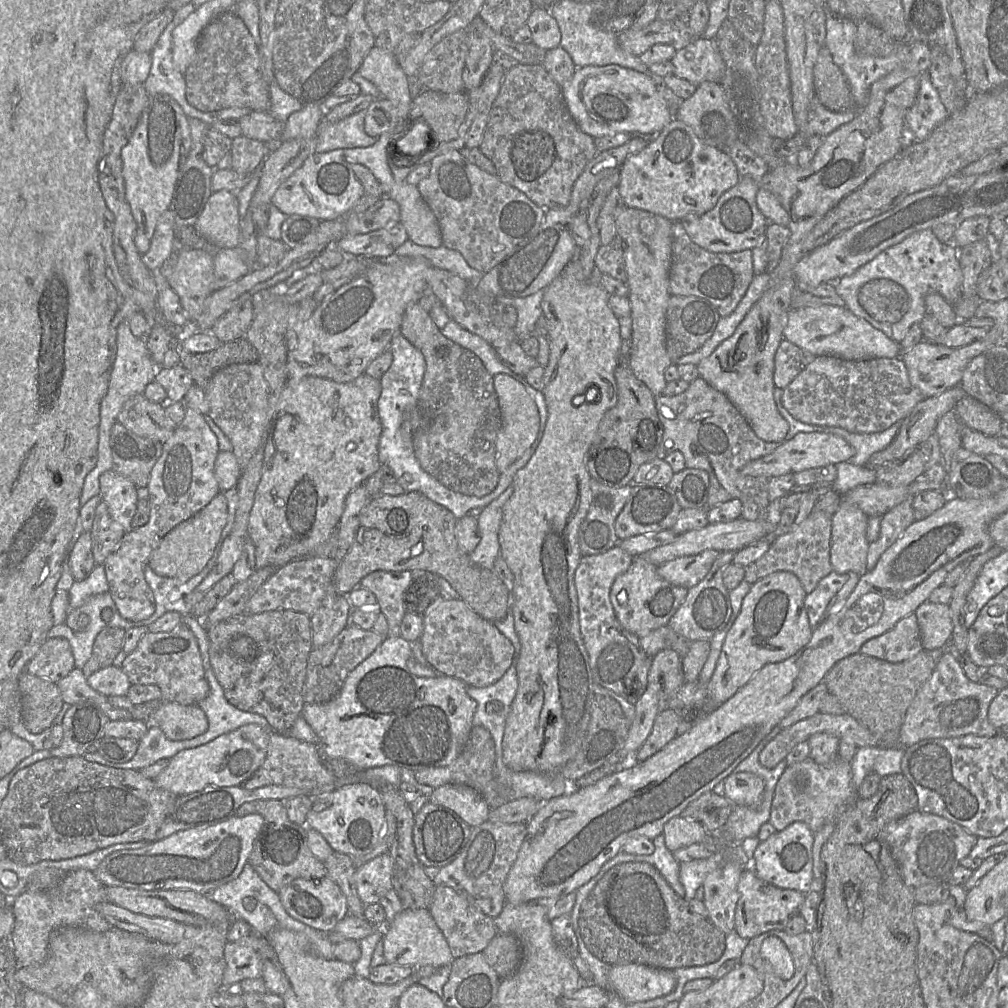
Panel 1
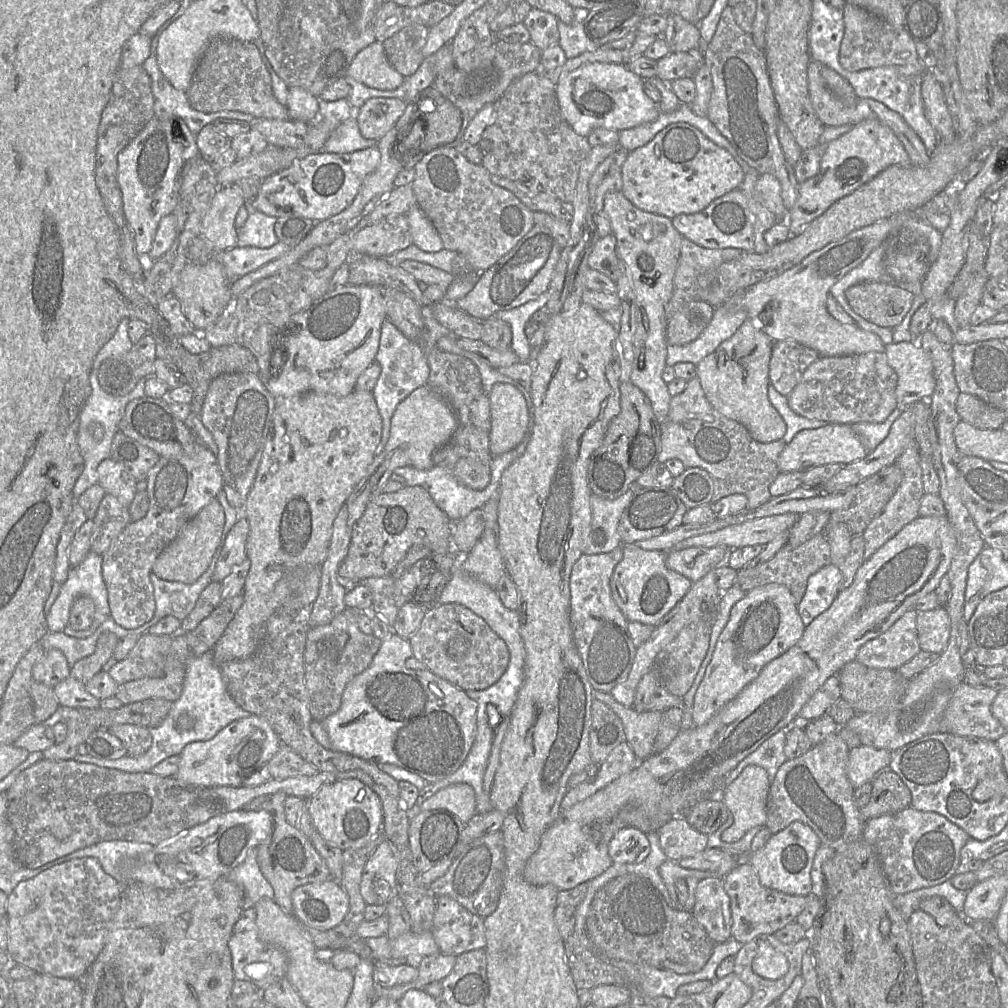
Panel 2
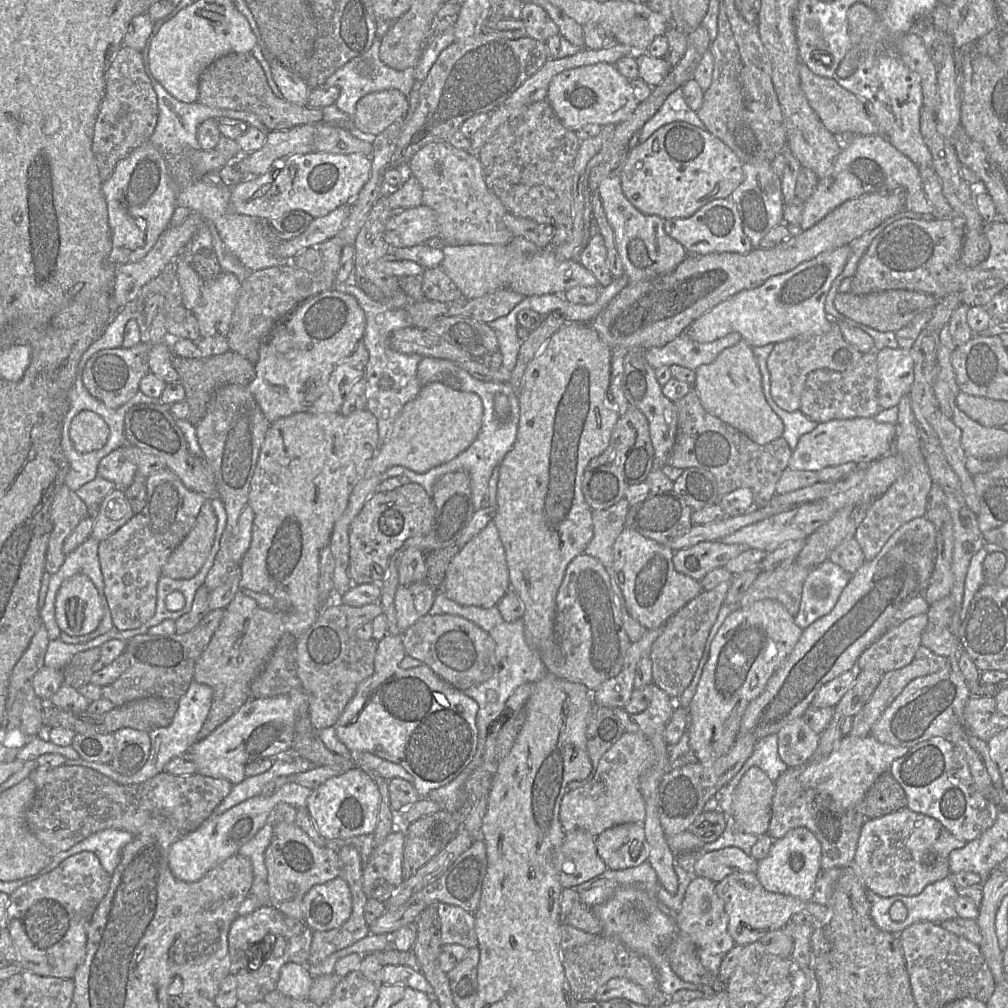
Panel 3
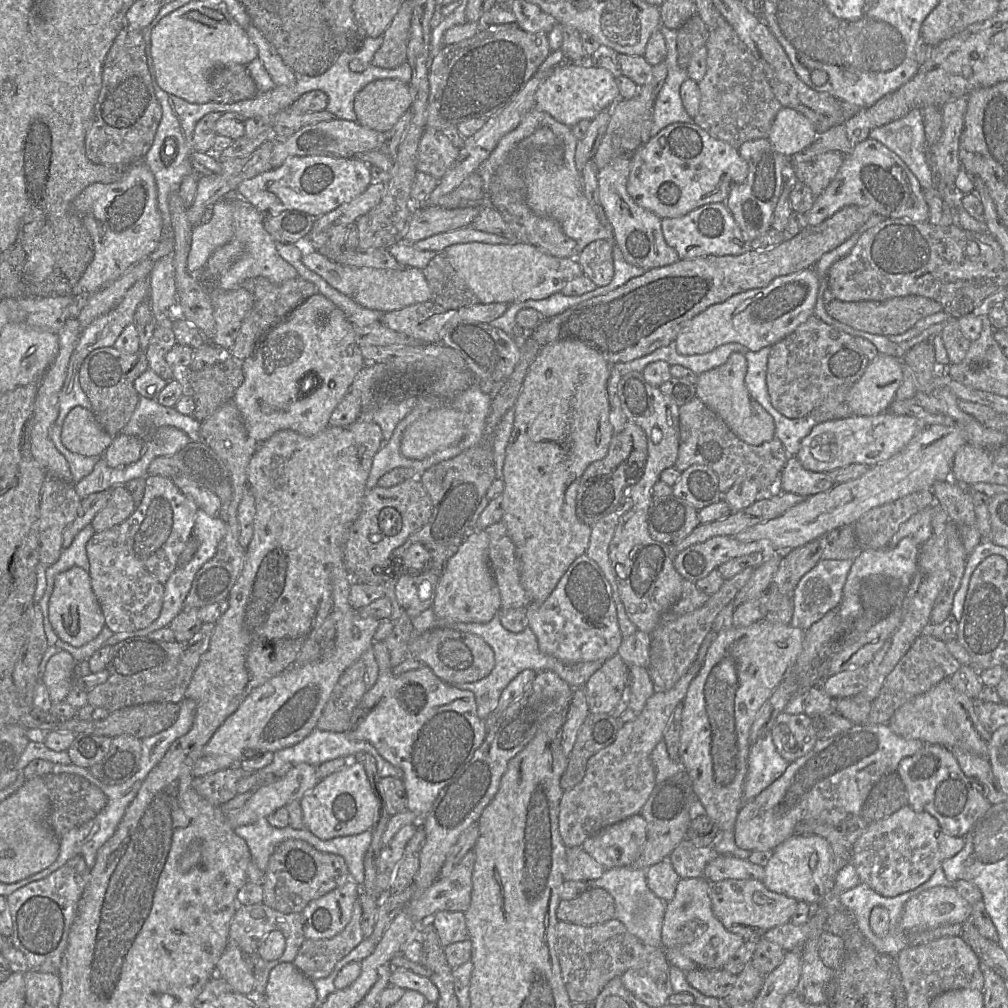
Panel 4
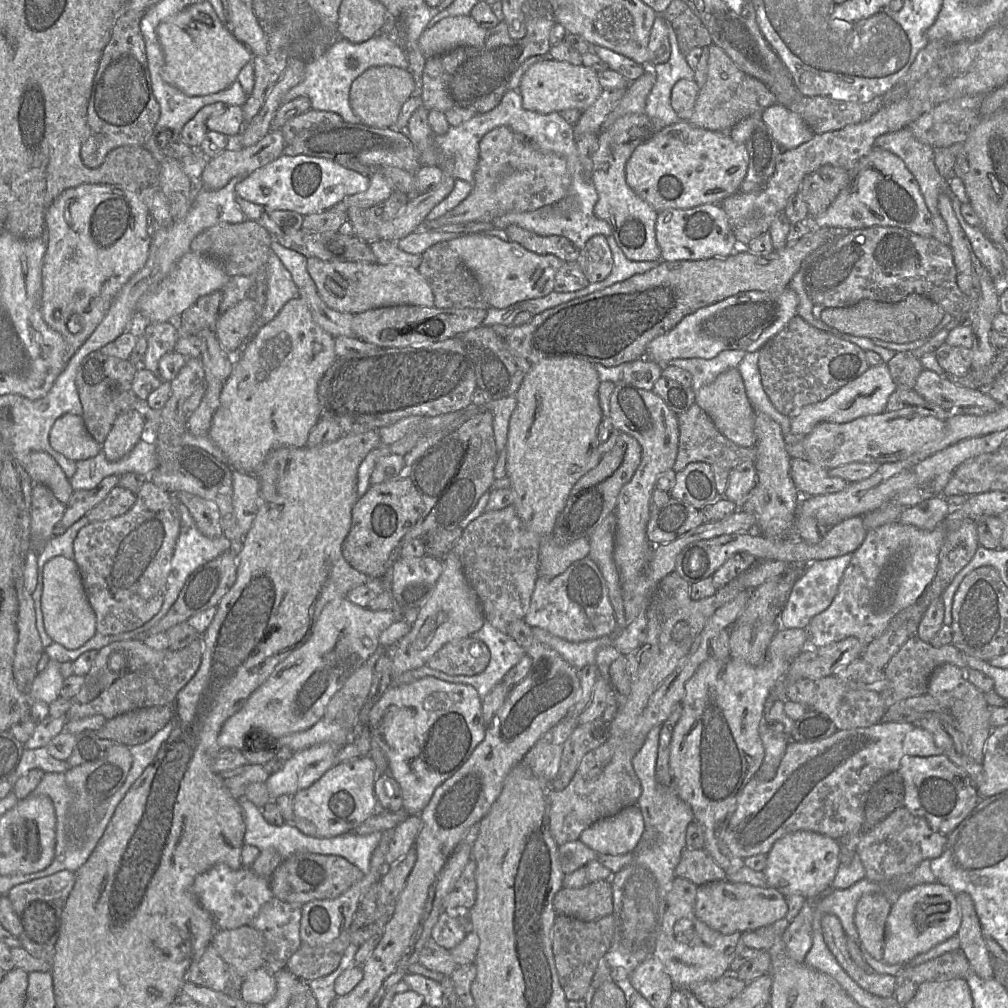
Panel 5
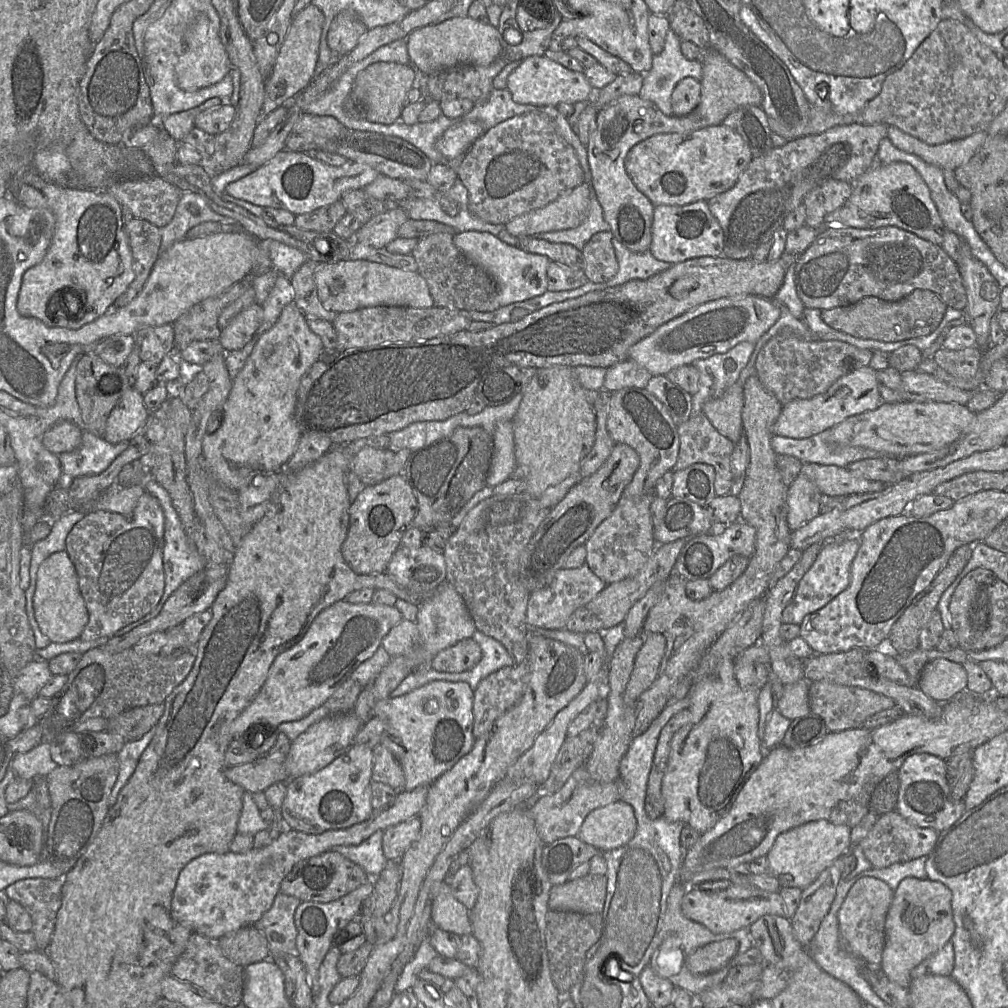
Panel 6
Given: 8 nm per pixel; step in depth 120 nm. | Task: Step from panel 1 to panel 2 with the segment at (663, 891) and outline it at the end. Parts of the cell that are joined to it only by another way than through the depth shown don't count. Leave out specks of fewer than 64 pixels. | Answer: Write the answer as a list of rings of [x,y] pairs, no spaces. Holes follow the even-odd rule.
[[[629,874],[608,881],[595,894],[586,917],[588,936],[594,944],[597,957],[611,963],[626,973],[630,985],[639,990],[642,997],[664,996],[672,1000],[680,986],[701,980],[714,981],[716,969],[728,956],[736,955],[743,946],[731,937],[716,944],[690,911],[668,904],[657,889],[644,877]]]

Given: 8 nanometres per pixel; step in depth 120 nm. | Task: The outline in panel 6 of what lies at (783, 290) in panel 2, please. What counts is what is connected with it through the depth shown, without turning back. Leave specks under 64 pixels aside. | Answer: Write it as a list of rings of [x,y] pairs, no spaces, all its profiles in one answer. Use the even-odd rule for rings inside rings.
[[[739,296],[709,301],[658,327],[653,333],[632,345],[627,359],[644,367],[652,376],[691,365],[698,359],[726,353],[741,342],[756,343],[778,320],[780,305],[774,299]]]

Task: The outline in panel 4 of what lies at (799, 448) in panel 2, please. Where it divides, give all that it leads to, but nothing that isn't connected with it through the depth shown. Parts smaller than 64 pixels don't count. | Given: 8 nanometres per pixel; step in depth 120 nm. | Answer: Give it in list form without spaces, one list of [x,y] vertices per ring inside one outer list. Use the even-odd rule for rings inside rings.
[[[884,411],[872,416],[851,415],[816,424],[801,440],[796,458],[807,470],[830,472],[850,464],[869,467],[890,459],[901,451],[919,432],[922,425],[913,416]]]

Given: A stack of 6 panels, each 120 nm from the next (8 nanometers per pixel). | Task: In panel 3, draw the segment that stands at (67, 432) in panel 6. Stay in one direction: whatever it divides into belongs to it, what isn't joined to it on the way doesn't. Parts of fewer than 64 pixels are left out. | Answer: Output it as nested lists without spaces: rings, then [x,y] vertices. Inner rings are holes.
[[[83,410],[73,419],[69,428],[70,439],[77,451],[89,453],[104,447],[109,438],[109,427],[101,416]]]

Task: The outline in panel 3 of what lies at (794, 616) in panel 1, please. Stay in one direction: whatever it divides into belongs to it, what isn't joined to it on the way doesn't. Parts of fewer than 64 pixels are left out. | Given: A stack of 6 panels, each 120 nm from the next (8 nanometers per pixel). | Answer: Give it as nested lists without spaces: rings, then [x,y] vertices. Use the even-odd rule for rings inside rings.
[[[772,599],[759,600],[745,608],[738,607],[726,617],[711,643],[708,660],[687,709],[689,748],[697,762],[714,761],[732,748],[748,705],[763,692],[771,676],[796,646],[802,632],[794,616],[783,604]]]

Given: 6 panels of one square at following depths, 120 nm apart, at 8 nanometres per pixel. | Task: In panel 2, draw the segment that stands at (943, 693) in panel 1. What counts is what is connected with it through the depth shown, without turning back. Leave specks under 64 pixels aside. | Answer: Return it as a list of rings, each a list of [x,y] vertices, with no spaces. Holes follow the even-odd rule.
[[[963,681],[944,712],[939,732],[996,741],[1007,732],[991,711],[997,694],[991,687],[977,688]]]

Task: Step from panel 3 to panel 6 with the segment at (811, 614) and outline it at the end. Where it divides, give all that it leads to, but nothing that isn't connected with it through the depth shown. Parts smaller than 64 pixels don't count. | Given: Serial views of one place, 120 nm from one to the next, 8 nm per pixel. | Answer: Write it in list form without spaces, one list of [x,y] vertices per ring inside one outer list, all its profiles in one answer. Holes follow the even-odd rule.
[[[859,538],[826,541],[815,562],[801,579],[793,600],[783,610],[782,623],[800,625],[807,614],[821,609],[847,589],[850,584],[851,565],[859,548]]]

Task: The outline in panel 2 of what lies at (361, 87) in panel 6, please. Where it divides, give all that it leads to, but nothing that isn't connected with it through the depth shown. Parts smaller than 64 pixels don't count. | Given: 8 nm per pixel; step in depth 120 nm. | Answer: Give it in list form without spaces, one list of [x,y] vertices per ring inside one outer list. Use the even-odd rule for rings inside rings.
[[[371,98],[355,112],[361,135],[366,139],[378,141],[396,124],[406,110],[407,102],[400,98]]]

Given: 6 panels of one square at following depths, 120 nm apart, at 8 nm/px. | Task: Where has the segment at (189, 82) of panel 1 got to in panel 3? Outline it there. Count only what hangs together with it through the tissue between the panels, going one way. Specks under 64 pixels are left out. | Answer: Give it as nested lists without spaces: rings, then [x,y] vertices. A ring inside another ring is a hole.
[[[230,53],[211,63],[199,78],[198,103],[211,108],[248,111],[255,114],[268,131],[288,130],[303,124],[323,122],[320,108],[299,106],[275,95],[259,61],[251,53]]]

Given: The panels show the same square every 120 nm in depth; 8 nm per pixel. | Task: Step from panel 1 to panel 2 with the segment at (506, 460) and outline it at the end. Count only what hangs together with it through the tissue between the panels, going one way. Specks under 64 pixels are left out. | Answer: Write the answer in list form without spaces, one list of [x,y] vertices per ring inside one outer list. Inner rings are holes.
[[[495,384],[488,398],[491,413],[489,448],[494,457],[520,444],[528,428],[529,413],[523,394],[513,385]]]

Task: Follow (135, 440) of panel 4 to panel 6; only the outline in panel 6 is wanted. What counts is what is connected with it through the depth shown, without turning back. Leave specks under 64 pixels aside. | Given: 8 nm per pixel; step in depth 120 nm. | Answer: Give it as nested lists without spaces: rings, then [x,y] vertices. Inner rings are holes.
[[[132,386],[111,411],[103,438],[111,444],[129,442],[143,428],[149,415],[143,395]]]

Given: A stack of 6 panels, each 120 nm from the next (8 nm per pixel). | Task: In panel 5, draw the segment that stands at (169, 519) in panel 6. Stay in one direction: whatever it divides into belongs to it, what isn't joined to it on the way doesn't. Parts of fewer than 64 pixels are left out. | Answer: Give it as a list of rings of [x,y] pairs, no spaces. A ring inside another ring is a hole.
[[[174,494],[173,496],[176,501],[177,508],[179,511],[179,516],[180,516],[180,532],[171,559],[171,571],[167,579],[167,590],[166,590],[163,604],[159,612],[152,619],[146,622],[144,625],[129,632],[111,635],[110,642],[117,642],[117,641],[136,639],[136,638],[143,639],[144,637],[147,637],[147,631],[151,627],[153,627],[156,623],[158,623],[166,615],[166,613],[171,608],[171,606],[177,600],[179,593],[186,579],[189,577],[189,575],[191,575],[194,571],[196,571],[201,566],[214,560],[221,554],[233,549],[233,544],[223,534],[216,538],[208,538],[204,536],[197,528],[195,521],[190,515],[188,509],[178,500],[178,498]]]

